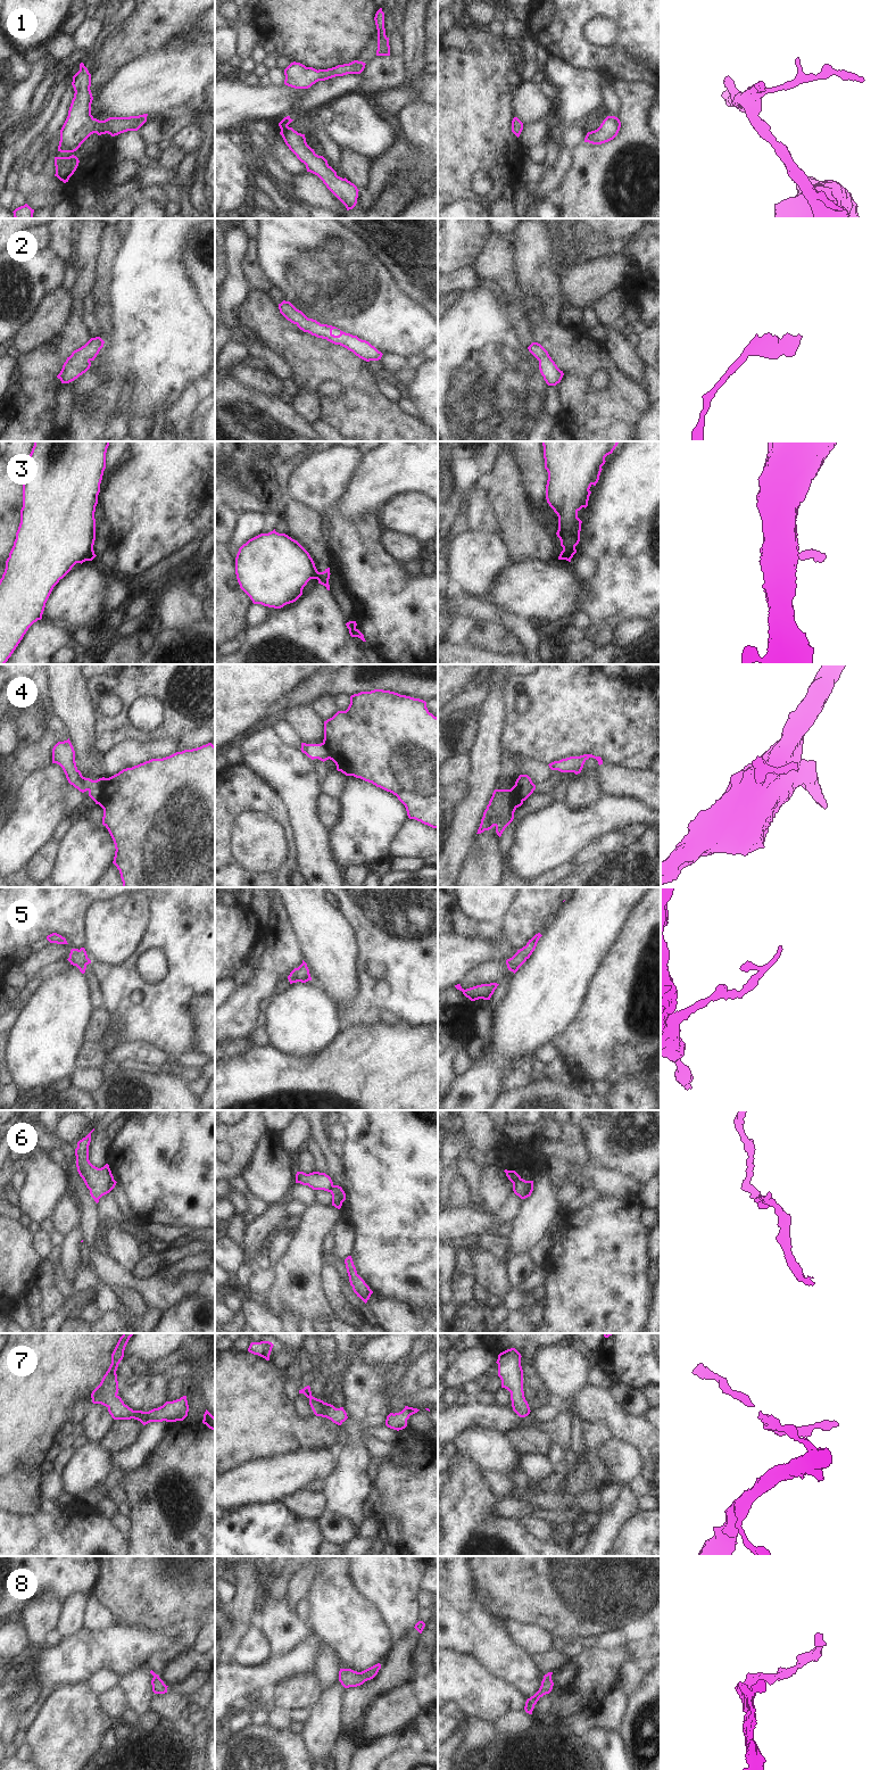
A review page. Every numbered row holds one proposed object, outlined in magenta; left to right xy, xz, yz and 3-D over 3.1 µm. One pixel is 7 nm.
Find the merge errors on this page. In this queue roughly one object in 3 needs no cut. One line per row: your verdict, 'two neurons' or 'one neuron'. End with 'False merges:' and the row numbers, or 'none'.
1: one neuron
2: one neuron
3: two neurons
4: two neurons
5: one neuron
6: two neurons
7: one neuron
8: one neuron
False merges: 3, 4, 6

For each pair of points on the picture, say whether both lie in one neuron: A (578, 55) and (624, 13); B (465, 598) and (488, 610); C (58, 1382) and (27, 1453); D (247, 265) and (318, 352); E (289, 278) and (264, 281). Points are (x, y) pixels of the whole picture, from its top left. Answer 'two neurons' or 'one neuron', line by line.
A: one neuron
B: one neuron
C: one neuron
D: two neurons
E: two neurons

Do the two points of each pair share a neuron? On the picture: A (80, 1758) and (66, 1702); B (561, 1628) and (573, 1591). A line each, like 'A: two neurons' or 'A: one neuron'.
A: one neuron
B: one neuron

